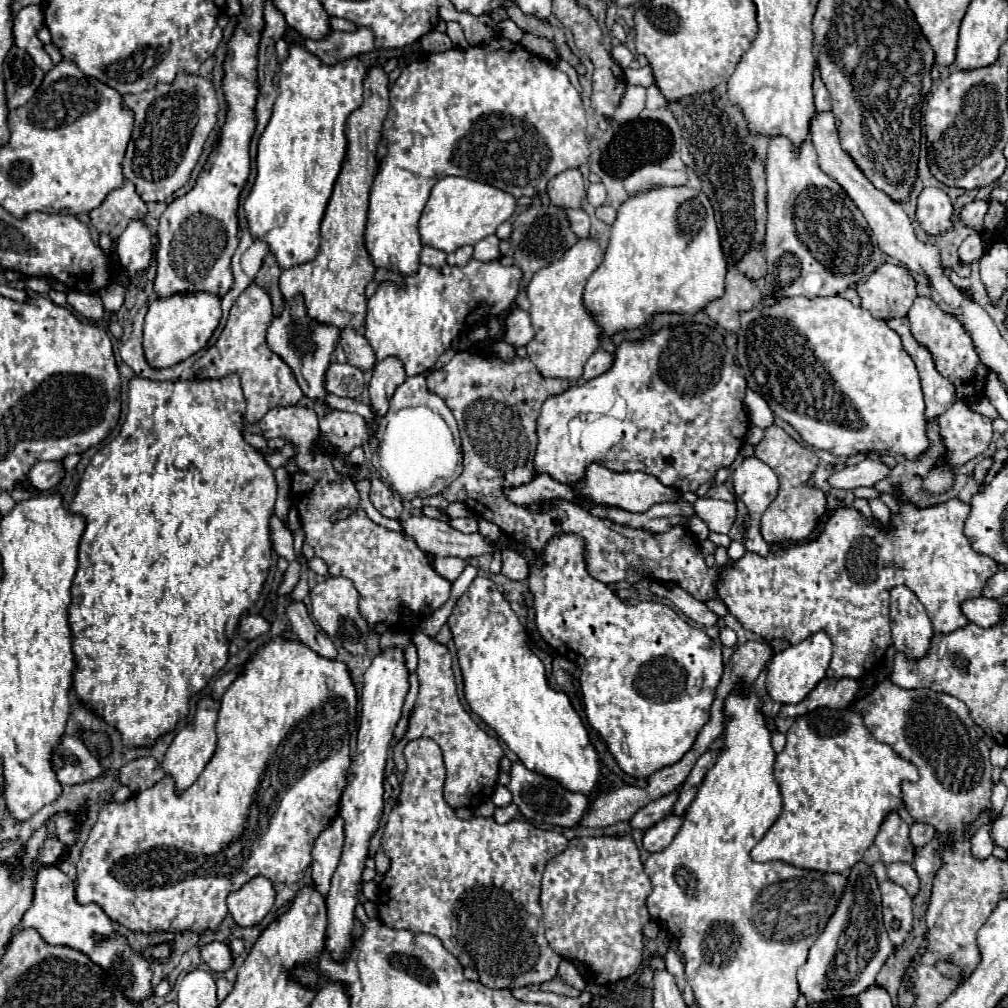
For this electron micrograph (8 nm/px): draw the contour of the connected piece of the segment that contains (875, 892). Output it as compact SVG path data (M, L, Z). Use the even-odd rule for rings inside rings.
M859 860L847 876L847 884L841 902L837 904L837 910L829 918L823 934L811 946L805 966L797 970L801 994L809 1002L825 1002L839 996L855 996L867 986L875 984L875 976L891 952L893 944L883 926L881 892L877 886L877 878L871 866ZM837 942L847 942L845 952L839 952Z

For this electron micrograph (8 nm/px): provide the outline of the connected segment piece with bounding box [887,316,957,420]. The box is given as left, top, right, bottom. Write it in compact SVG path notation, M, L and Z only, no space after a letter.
M907 316L905 318L891 318L891 320L887 320L887 324L891 330L895 330L901 336L903 348L911 354L911 358L917 364L923 394L925 394L925 404L927 404L927 412L925 412L927 420L937 418L939 414L949 410L949 406L953 406L953 402L957 400L955 386L937 372L933 356L929 354L929 350L925 350L925 346L921 346L913 338L913 334L909 330Z

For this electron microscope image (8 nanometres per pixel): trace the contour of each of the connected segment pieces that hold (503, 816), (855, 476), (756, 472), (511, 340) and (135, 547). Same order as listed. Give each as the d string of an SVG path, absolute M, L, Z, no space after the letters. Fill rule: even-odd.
M511 802L509 806L503 806L503 808L495 808L495 814L493 814L493 818L499 822L499 824L505 824L505 822L509 822L509 820L513 820L515 816L517 816L517 806Z
M863 460L855 466L845 466L843 470L833 472L827 482L831 488L857 488L857 486L875 486L877 480L889 474L889 466L883 462Z
M745 458L733 470L735 496L749 508L749 528L745 528L745 548L761 556L769 554L769 544L759 534L759 518L775 500L779 480L775 472L759 458Z
M513 308L503 318L503 340L511 346L525 346L535 336L535 330L531 326L531 318L525 310Z
M229 374L221 380L175 380L175 382L153 382L153 380L145 380L145 378L139 378L135 376L131 382L129 382L129 398L131 398L131 404L129 404L129 414L125 418L125 424L119 432L119 436L109 442L107 446L103 446L91 460L91 464L85 468L85 474L81 478L81 484L77 488L77 494L73 498L73 502L69 504L69 512L75 512L79 516L85 518L85 532L81 536L81 544L79 544L79 570L75 574L75 580L73 580L73 586L71 586L71 606L69 606L69 626L71 626L71 632L73 632L73 654L75 654L75 670L73 670L73 692L79 700L81 706L93 710L97 716L101 716L109 726L113 726L119 734L121 734L121 740L127 748L151 748L153 742L175 730L177 722L183 720L187 714L189 714L189 702L191 702L191 696L201 692L205 688L205 684L225 666L227 658L229 658L229 640L239 624L239 618L241 614L245 614L253 604L255 600L259 598L259 592L261 592L261 586L269 574L269 566L271 566L271 538L269 538L269 516L273 514L273 508L275 508L275 496L277 496L277 482L275 482L275 472L273 468L267 466L267 462L263 460L263 456L253 448L249 446L245 440L243 440L243 434L241 434L241 422L243 422L243 412L245 412L245 398L243 398L243 392L241 392L241 384L239 384L239 376L237 374Z

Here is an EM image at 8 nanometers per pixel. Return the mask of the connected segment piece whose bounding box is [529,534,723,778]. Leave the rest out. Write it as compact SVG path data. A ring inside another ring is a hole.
M559 534L555 536L545 550L539 554L543 560L543 566L531 566L529 572L529 588L533 592L533 608L535 608L535 624L539 634L543 636L543 640L555 648L561 656L565 656L567 660L575 662L581 668L581 690L583 690L583 700L585 700L585 714L589 724L601 734L601 738L605 740L605 744L609 746L611 754L617 758L617 764L635 778L649 778L653 772L671 766L675 762L679 762L683 758L683 754L693 746L699 730L707 724L709 720L709 708L715 696L715 688L723 676L723 656L721 656L721 646L717 646L703 630L693 628L691 624L687 624L679 614L675 614L669 606L663 606L659 602L641 602L637 606L627 606L623 604L603 582L595 580L589 576L587 566L585 566L585 558L583 558L583 540L575 534Z

